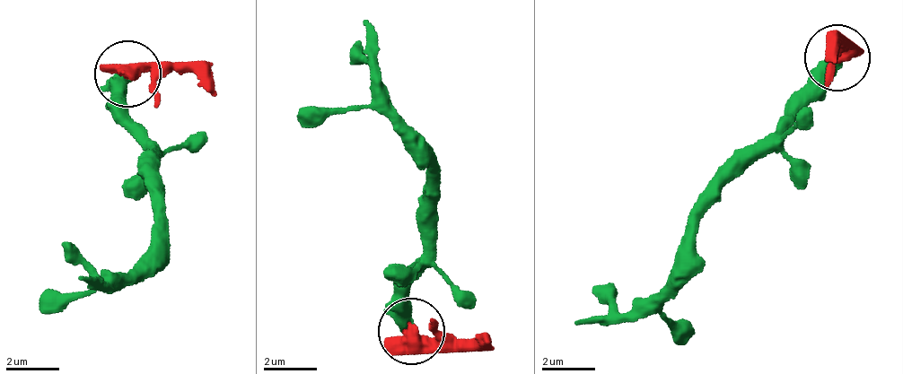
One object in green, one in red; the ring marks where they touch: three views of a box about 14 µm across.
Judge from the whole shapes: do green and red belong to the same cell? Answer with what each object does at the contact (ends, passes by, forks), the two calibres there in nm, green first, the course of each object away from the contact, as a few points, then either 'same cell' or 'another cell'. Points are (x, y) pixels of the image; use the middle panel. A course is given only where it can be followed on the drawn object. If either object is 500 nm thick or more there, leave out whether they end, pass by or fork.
550/440 nm | green via (409, 329), (401, 303), (415, 279), (410, 275), (431, 195), (417, 134), (385, 99), (381, 70), (360, 40) | red via (409, 329), (469, 341), (487, 341) | another cell

